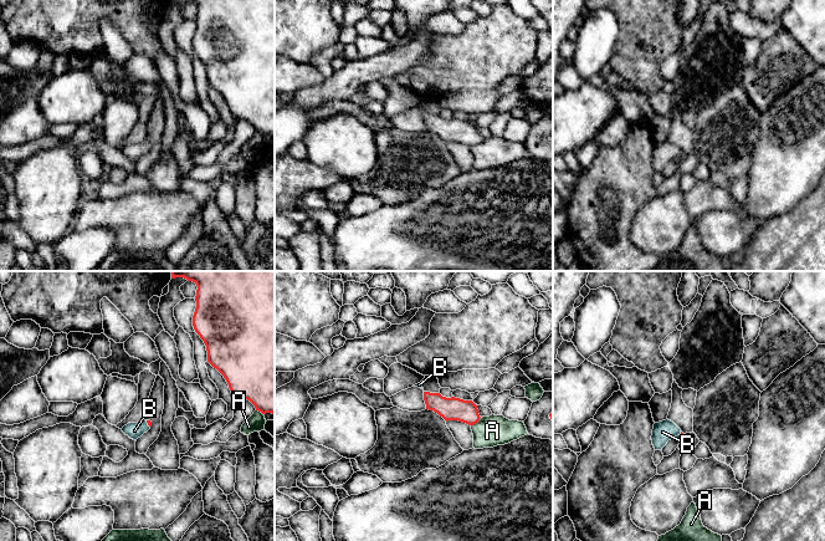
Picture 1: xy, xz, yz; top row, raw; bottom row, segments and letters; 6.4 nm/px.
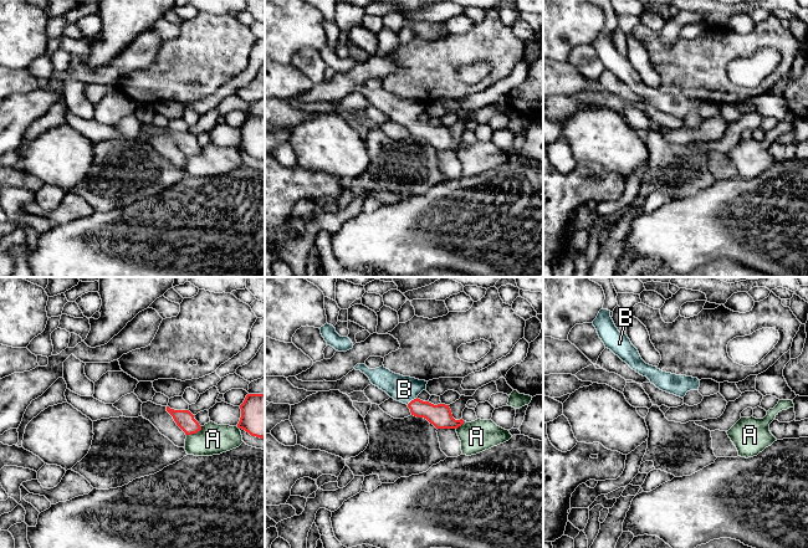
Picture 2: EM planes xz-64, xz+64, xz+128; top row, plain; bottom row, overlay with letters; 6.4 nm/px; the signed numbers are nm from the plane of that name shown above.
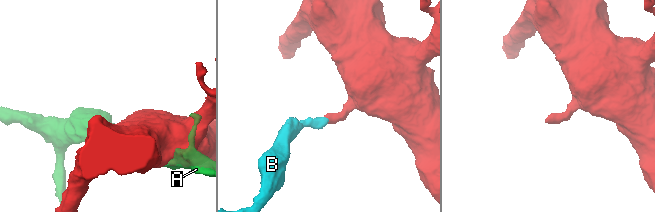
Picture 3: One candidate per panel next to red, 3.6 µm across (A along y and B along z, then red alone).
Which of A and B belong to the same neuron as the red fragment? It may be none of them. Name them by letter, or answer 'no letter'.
B

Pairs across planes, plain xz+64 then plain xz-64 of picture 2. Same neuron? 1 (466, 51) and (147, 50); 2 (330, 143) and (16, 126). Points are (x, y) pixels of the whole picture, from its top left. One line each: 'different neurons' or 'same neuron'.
1: different neurons
2: different neurons

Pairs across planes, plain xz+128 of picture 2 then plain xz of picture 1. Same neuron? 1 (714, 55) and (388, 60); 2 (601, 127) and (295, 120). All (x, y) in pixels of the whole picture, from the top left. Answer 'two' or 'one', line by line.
1: two
2: two

